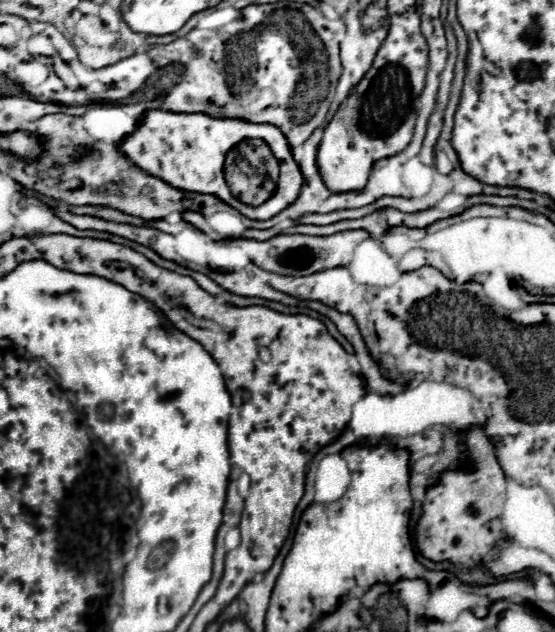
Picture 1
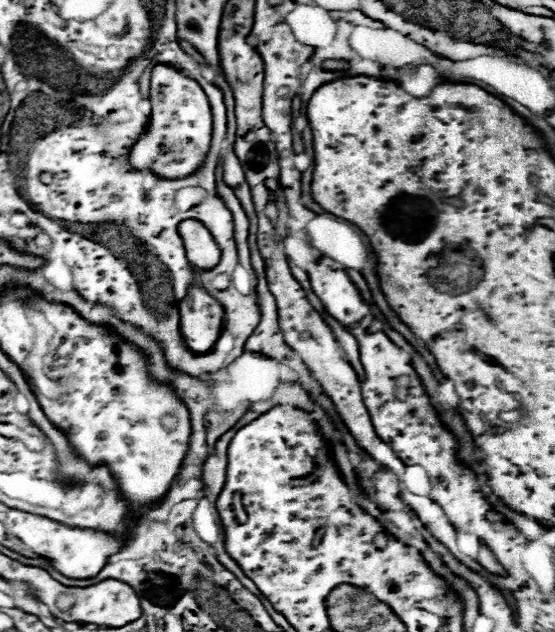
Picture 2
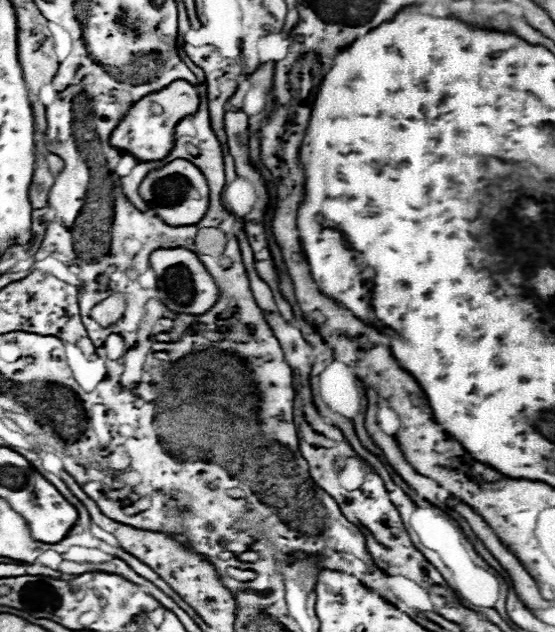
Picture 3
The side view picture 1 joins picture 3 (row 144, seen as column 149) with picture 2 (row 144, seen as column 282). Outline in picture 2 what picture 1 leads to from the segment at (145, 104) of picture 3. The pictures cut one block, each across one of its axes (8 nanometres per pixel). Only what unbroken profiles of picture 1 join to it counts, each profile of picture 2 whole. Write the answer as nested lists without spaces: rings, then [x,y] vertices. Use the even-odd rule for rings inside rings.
[[[156,64],[150,76],[152,118],[148,130],[130,150],[130,164],[138,170],[152,170],[162,178],[184,178],[204,160],[212,138],[212,112],[200,84],[172,66]]]

